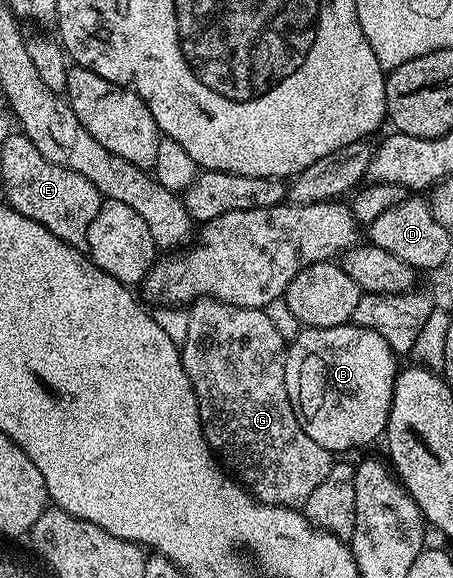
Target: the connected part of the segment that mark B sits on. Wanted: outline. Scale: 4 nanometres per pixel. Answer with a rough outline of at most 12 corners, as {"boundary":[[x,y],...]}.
{"boundary":[[352,321],[287,344],[286,393],[339,453],[387,432],[398,355]]}

